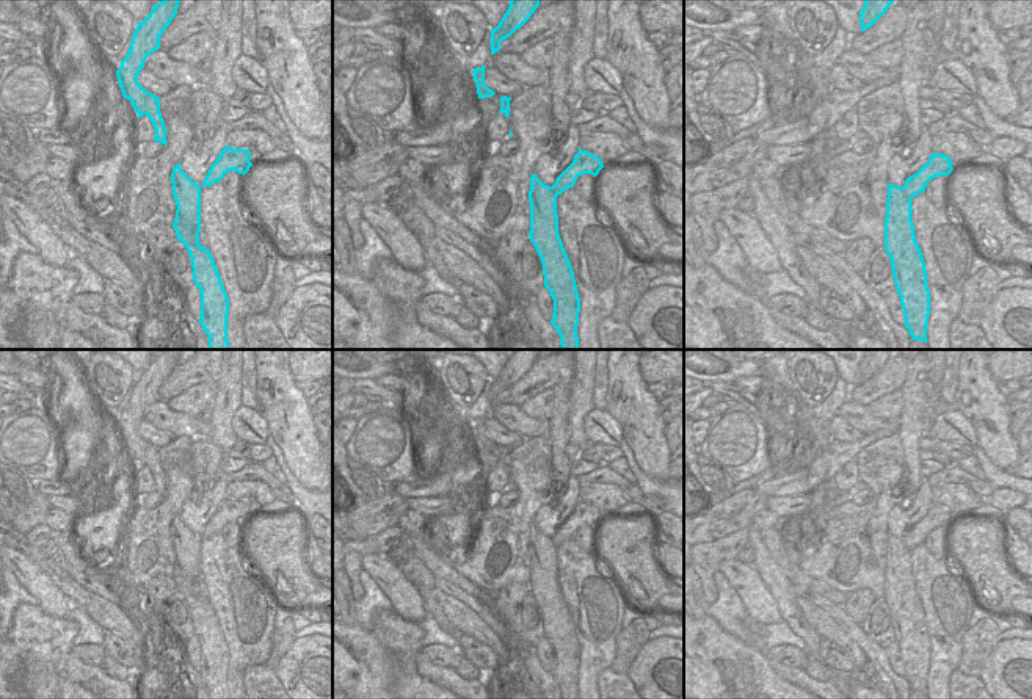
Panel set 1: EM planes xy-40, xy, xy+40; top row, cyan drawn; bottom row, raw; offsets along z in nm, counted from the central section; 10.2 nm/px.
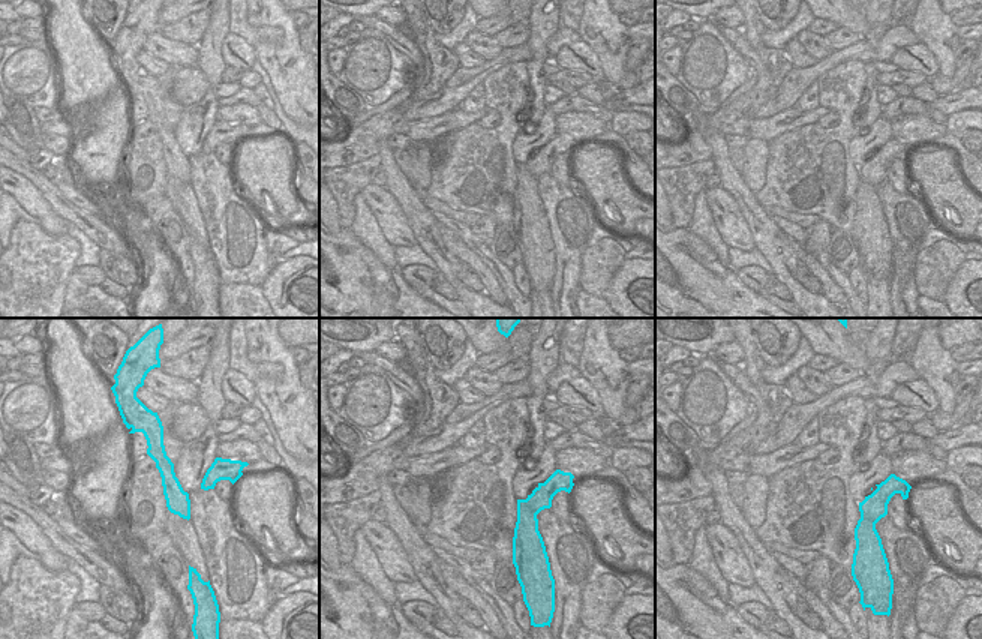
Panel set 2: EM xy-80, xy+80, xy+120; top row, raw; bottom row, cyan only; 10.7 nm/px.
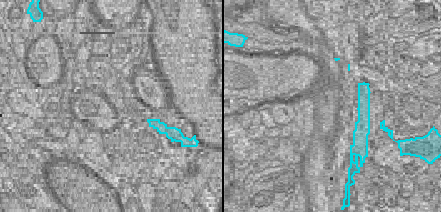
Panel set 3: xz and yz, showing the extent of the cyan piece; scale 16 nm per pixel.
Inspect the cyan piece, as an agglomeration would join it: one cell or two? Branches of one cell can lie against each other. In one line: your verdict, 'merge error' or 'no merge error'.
merge error

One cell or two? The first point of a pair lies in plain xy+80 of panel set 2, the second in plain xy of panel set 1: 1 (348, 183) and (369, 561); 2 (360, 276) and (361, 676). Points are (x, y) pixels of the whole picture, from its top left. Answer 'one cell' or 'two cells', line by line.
1: two cells
2: one cell

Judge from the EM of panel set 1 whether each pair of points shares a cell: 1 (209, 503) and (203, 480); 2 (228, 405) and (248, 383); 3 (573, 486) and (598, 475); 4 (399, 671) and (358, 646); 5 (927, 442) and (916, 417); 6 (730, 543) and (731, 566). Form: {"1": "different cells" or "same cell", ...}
{"1": "different cells", "2": "different cells", "3": "different cells", "4": "same cell", "5": "different cells", "6": "different cells"}

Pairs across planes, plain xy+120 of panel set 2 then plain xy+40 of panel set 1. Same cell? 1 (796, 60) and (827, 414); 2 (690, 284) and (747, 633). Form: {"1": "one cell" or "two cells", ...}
{"1": "two cells", "2": "two cells"}

